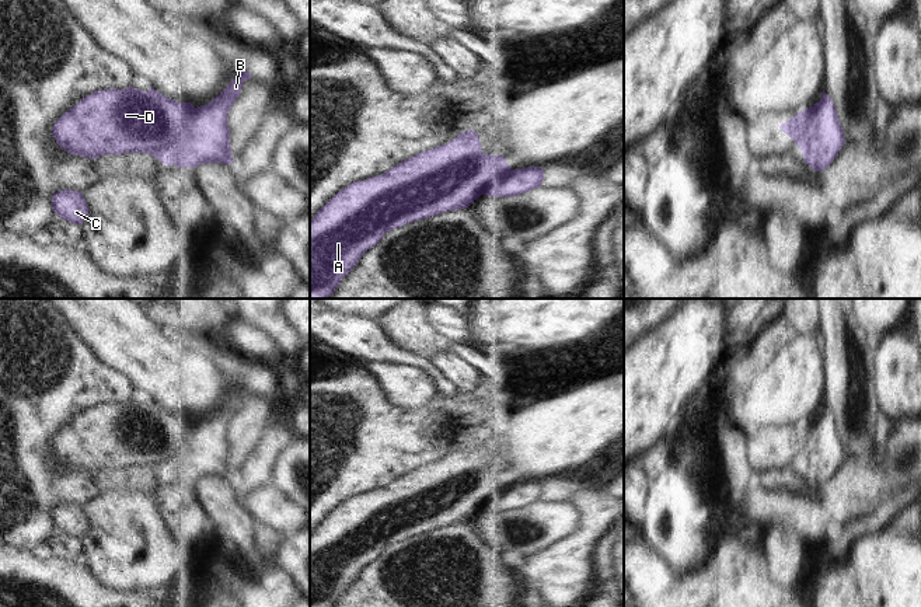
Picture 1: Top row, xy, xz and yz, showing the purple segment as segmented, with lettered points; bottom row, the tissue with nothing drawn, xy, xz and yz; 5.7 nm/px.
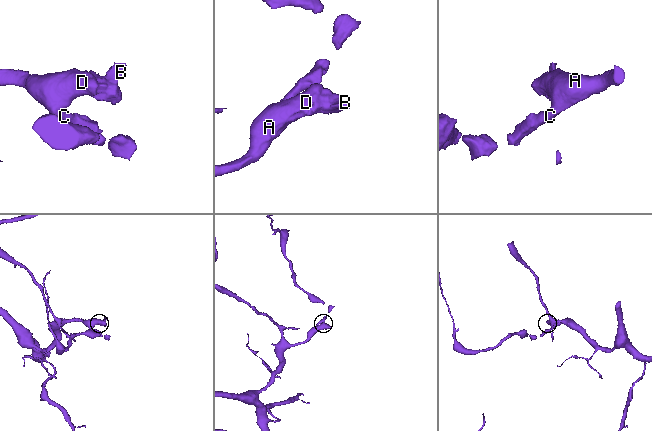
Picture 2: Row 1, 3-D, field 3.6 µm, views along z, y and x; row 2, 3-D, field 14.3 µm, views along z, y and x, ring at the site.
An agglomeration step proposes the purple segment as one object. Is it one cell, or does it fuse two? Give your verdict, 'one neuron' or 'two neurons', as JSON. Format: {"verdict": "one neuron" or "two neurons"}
{"verdict": "two neurons"}

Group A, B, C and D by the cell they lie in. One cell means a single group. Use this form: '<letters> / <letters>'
A C D / B

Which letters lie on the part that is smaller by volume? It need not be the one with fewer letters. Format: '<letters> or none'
B

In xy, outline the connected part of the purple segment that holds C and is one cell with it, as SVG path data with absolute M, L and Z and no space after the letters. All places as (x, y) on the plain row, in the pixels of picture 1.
M71 503L57 505L52 510L52 521L55 528L79 540L88 530L88 521L83 507Z

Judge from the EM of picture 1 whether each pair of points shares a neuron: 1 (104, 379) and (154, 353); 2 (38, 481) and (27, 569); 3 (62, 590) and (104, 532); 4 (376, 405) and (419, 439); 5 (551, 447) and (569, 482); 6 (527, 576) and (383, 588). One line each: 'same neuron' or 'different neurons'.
1: different neurons
2: different neurons
3: different neurons
4: same neuron
5: different neurons
6: different neurons

